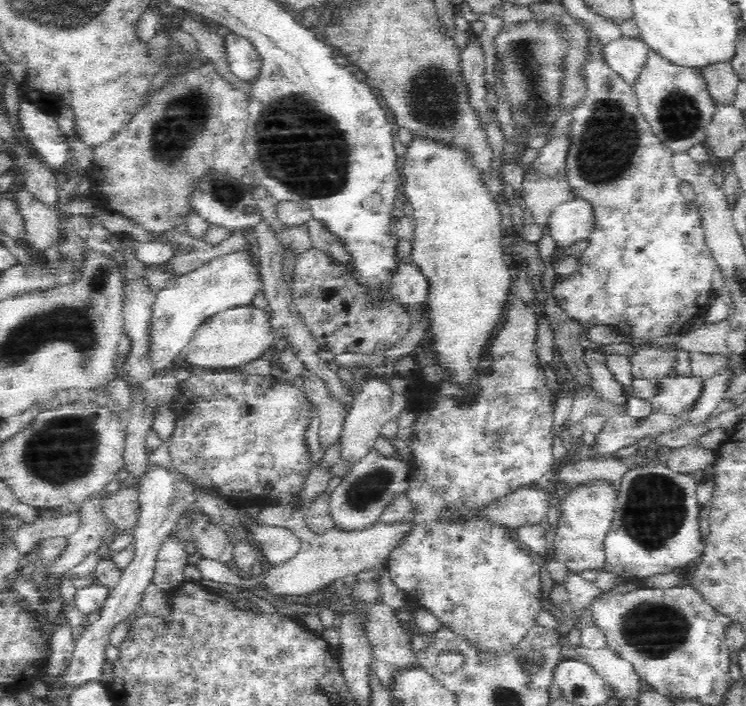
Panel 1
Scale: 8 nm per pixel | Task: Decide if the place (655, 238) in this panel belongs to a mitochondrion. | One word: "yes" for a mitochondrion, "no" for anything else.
no

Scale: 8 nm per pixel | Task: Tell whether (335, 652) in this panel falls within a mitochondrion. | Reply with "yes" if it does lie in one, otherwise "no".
no

